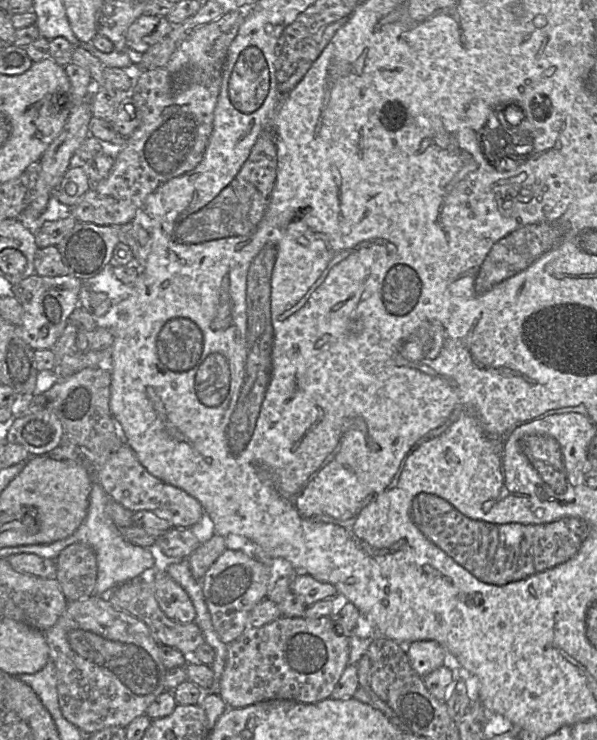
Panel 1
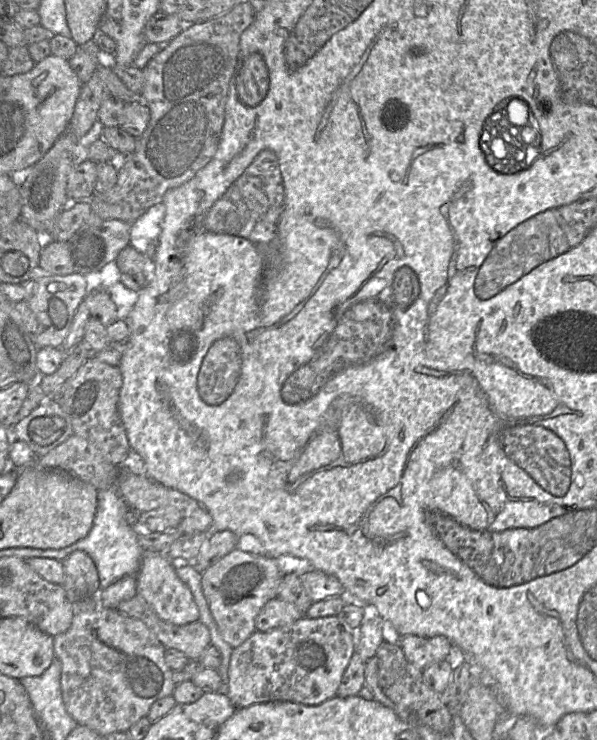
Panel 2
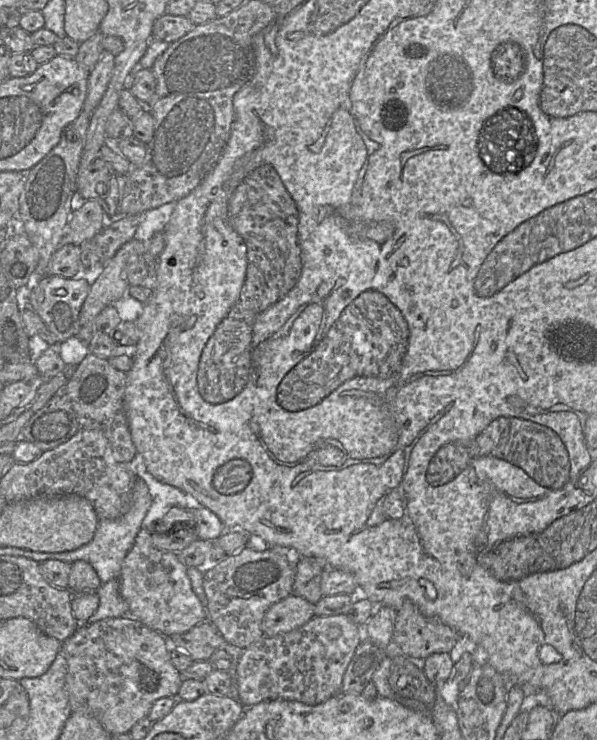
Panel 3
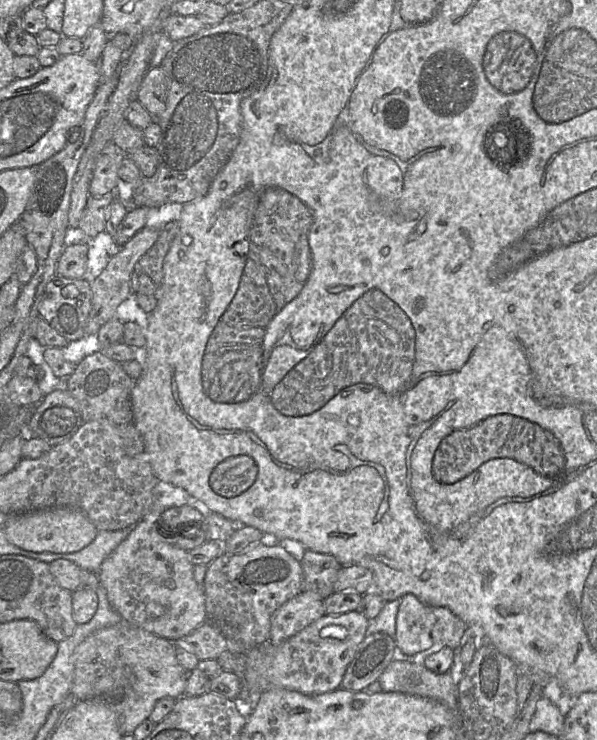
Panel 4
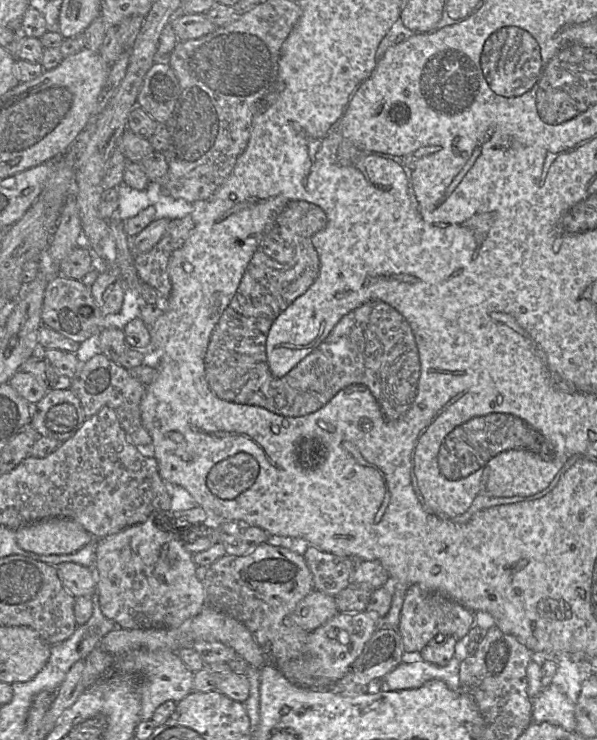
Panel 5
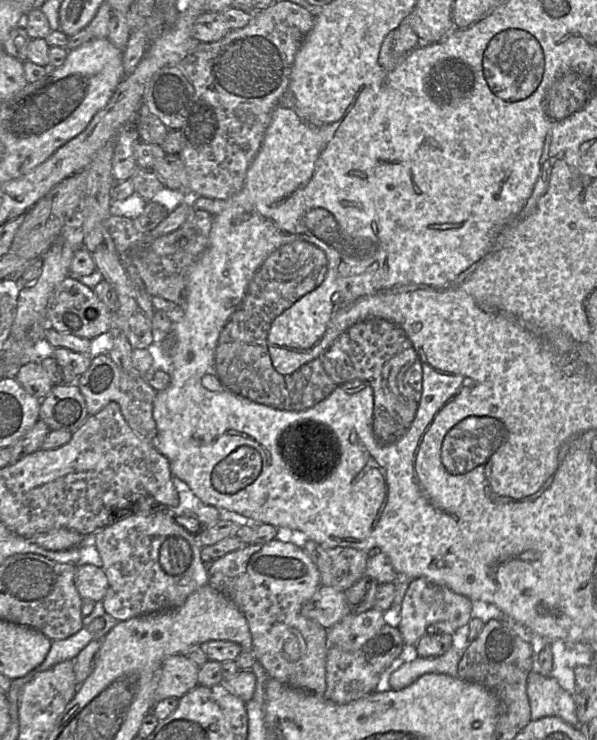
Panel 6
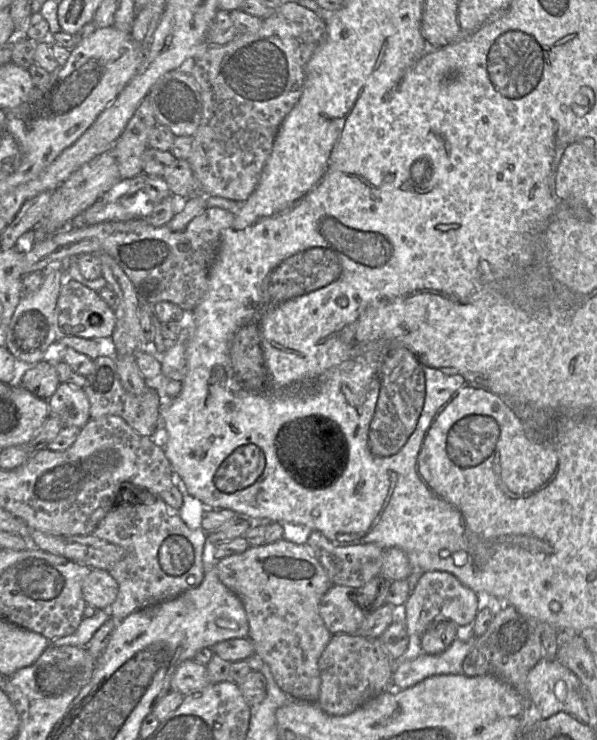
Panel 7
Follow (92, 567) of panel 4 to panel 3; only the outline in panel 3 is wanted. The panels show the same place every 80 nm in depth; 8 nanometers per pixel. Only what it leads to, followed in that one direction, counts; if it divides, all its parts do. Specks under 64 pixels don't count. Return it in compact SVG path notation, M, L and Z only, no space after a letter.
M137 477L133 489L132 489L132 503L131 507L126 514L117 519L98 519L98 525L95 530L92 540L72 551L64 552L36 552L24 549L21 551L20 548L8 551L10 556L22 556L37 562L42 562L49 559L62 560L69 564L77 560L83 560L88 562L96 571L100 581L102 583L108 582L113 578L118 578L121 571L122 563L133 547L135 538L142 528L143 519L151 505L151 496L149 494L148 486L146 485L143 478Z

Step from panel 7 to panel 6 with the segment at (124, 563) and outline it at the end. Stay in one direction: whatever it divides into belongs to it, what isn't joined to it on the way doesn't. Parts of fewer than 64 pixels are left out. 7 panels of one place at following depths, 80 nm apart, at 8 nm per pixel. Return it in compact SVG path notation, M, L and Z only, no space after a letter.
M169 507L123 518L86 538L90 538L90 544L95 546L108 579L108 590L102 600L103 607L118 621L177 608L188 596L208 584L208 569L201 559L202 547L197 536L176 521Z

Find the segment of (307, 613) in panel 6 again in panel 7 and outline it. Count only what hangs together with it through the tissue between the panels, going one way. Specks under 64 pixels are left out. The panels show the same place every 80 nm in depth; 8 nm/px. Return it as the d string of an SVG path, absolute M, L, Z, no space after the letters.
M332 585L320 601L319 613L332 635L354 634L359 629L366 614L355 602L356 589L349 586Z

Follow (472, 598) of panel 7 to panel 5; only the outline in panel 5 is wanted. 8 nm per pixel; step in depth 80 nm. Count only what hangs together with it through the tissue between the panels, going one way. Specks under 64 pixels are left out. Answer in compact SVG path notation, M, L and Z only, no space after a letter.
M414 584L406 590L397 629L401 635L404 652L420 652L436 635L461 639L467 635L474 622L474 613L466 607Z

